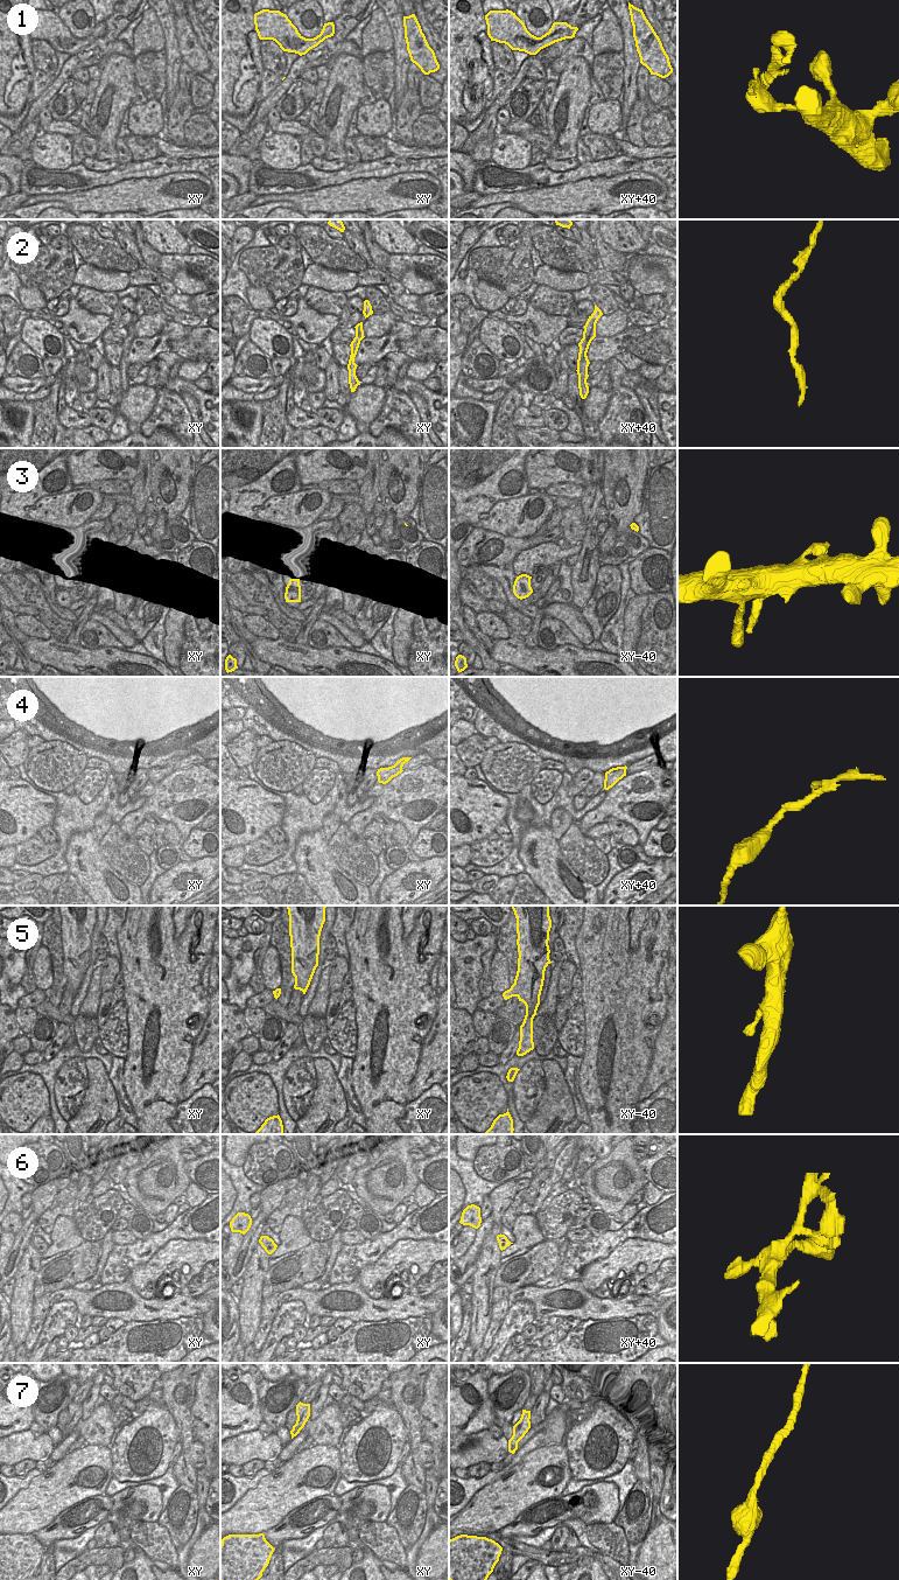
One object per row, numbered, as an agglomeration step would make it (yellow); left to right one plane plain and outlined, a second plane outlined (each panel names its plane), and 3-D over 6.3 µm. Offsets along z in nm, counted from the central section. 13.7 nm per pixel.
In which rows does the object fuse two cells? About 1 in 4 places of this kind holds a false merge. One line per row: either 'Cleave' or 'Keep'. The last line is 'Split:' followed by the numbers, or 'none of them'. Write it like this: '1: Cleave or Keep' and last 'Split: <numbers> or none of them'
1: Cleave
2: Keep
3: Keep
4: Cleave
5: Keep
6: Keep
7: Keep
Split: 1, 4

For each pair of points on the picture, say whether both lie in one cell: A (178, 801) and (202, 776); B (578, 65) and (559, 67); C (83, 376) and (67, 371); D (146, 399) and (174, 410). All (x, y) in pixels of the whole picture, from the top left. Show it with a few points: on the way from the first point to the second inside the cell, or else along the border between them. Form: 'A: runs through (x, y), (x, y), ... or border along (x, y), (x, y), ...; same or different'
A: runs through (184, 795), (197, 782); same
B: border along (590, 65), (582, 57), (573, 56), (559, 74); different
C: runs through (79, 376), (70, 371); same
D: border along (157, 389), (155, 405), (140, 424); different

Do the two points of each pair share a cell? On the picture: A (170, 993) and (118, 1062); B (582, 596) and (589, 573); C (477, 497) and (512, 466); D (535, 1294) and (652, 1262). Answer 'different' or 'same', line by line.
A: different
B: same
C: same
D: different

